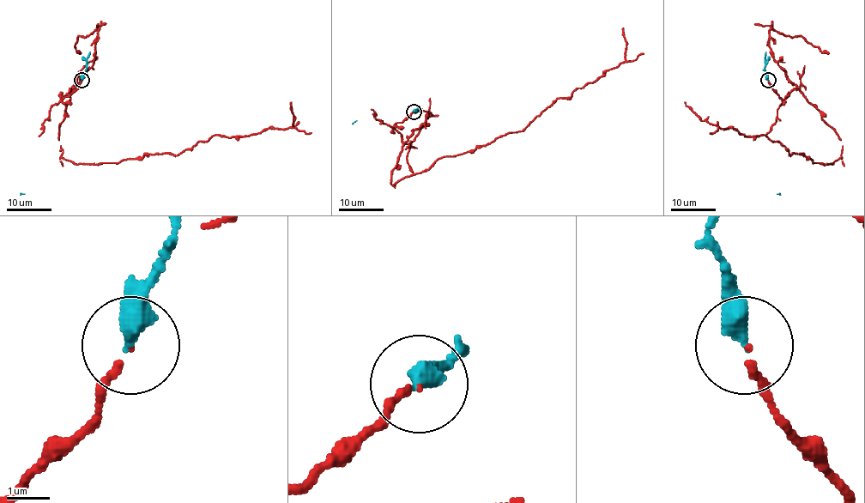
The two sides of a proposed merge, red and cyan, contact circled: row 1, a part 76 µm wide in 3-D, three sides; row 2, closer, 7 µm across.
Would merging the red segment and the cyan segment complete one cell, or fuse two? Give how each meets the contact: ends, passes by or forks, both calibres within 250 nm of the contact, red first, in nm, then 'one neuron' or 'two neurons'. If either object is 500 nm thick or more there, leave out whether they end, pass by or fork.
red ends | cyan ends | 130/440 nm | two neurons

